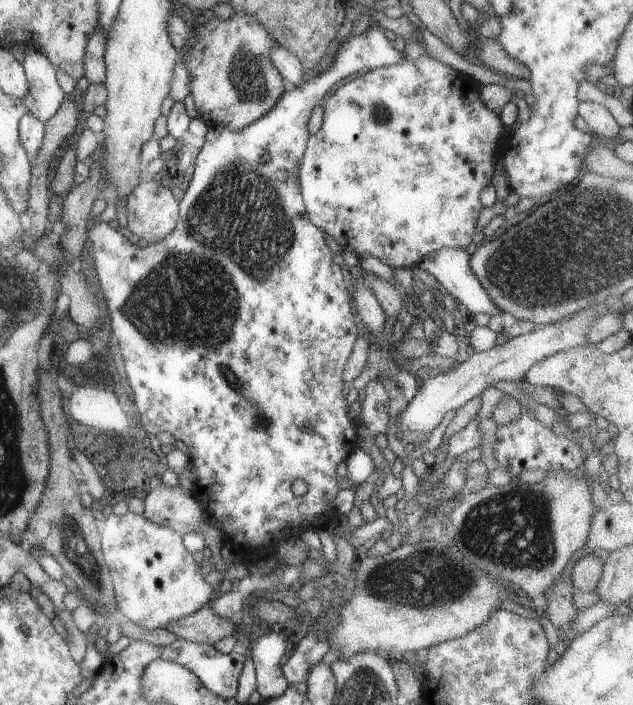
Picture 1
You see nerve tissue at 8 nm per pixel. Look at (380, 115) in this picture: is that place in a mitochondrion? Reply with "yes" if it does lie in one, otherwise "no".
yes

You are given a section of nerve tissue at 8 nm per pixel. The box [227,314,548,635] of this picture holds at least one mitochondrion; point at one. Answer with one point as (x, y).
(421, 584)

